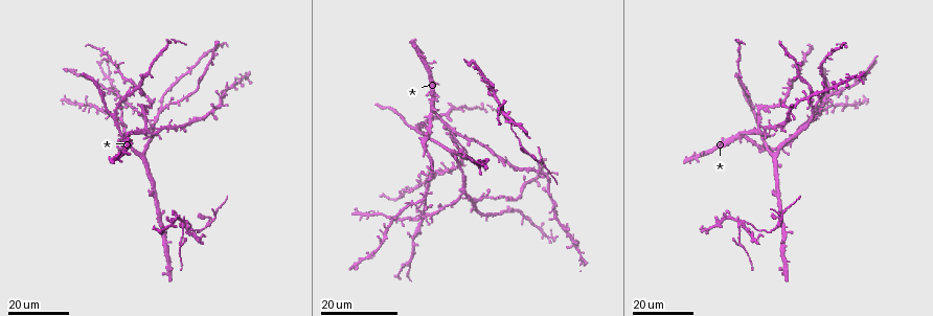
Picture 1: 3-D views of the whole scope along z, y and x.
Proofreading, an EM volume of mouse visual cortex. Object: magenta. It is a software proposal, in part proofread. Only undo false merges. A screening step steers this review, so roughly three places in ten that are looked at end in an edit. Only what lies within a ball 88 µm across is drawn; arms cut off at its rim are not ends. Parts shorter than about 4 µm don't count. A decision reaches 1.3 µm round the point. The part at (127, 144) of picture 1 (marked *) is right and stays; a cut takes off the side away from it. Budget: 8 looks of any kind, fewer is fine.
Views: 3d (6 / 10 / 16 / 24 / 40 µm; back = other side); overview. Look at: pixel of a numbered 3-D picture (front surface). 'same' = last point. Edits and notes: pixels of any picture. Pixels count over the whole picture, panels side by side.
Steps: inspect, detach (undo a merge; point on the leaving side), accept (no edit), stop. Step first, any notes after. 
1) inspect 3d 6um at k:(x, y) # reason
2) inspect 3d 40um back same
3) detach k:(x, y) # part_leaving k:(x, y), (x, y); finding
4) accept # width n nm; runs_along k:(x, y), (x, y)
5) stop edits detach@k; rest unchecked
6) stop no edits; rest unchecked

inspect 3d 16um at 1:(422, 199) # four or more arms meet

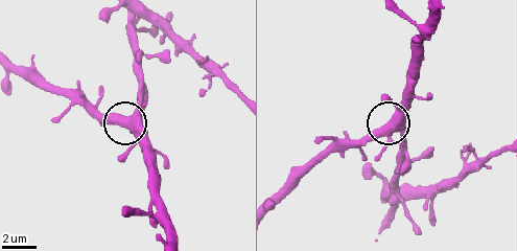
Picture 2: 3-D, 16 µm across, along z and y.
inspect 3d 10um at 2:(129, 118)

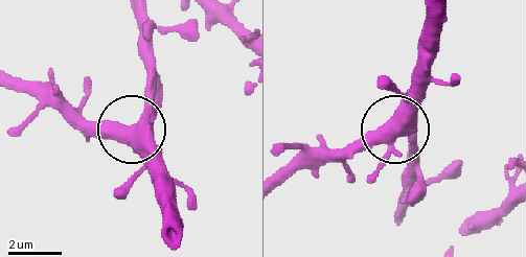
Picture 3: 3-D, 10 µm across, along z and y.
accept # arms 5; continuous, no second neuron

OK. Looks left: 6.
inspect 3d 24um at 1:(825, 98)

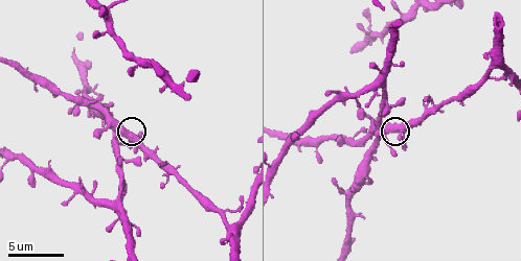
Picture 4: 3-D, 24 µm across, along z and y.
inspect 3d 6um at 4:(123, 130)

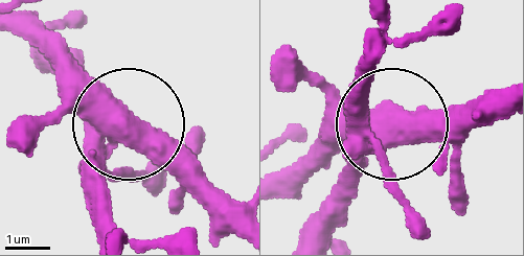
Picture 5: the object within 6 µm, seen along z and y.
inspect 3d 6um back at 5:(127, 115)

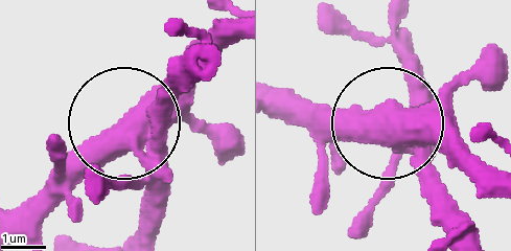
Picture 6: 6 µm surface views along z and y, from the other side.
detach 6:(439, 134) # side_arm 25 um; part_leaving 6:(146, 139), (94, 143), (15, 207); a second neuron is stuck on

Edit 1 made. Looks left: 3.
inspect overview

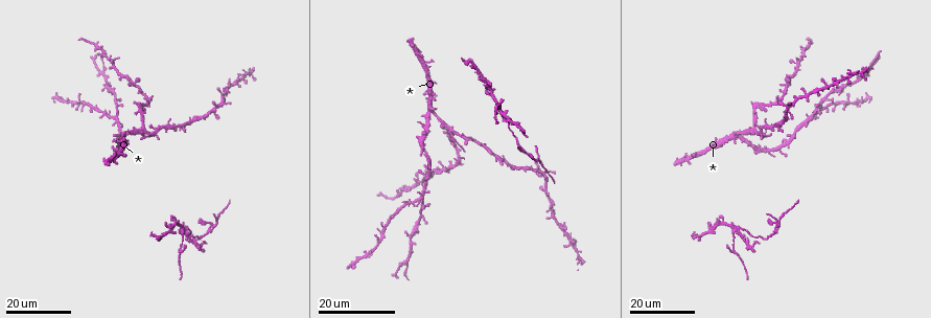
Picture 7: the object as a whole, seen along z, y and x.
inspect 3d 16um at 7:(452, 130) # looks like a crossing

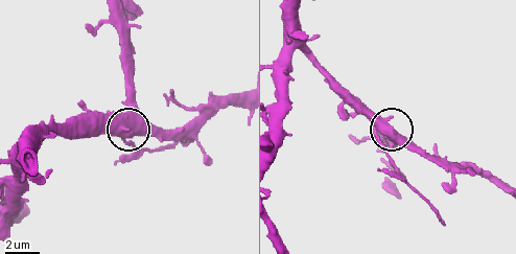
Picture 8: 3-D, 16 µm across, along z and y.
inspect 3d 6um at 8:(385, 134)

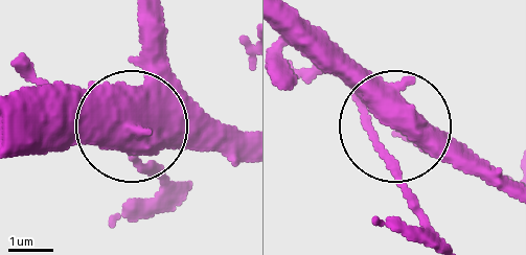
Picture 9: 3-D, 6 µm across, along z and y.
accept # arms 4; one neuron here

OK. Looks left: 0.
stop edits detach@6; rest unchecked

